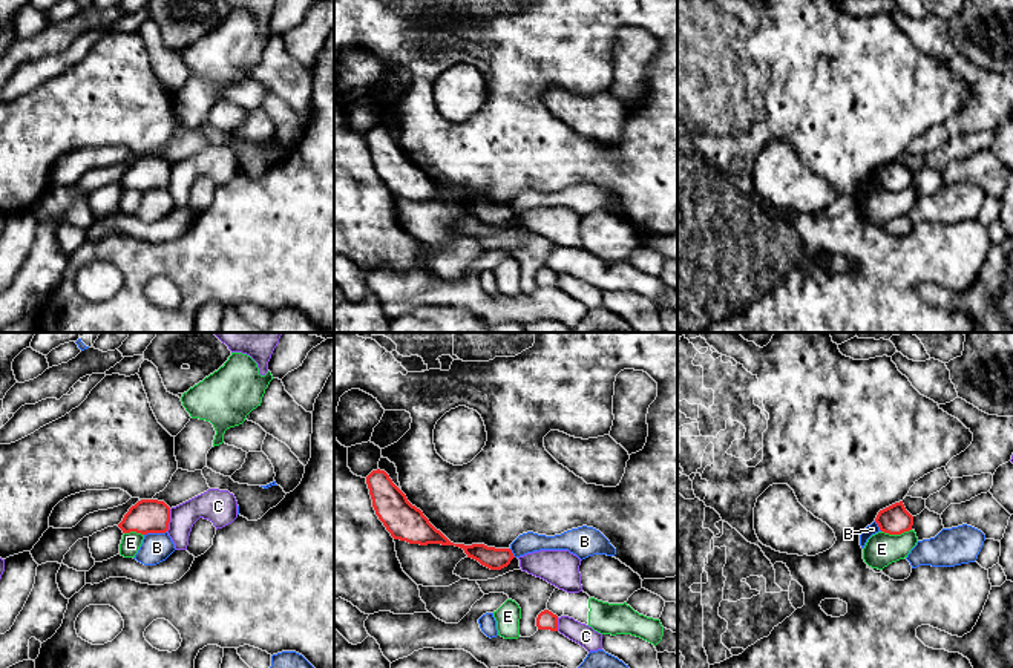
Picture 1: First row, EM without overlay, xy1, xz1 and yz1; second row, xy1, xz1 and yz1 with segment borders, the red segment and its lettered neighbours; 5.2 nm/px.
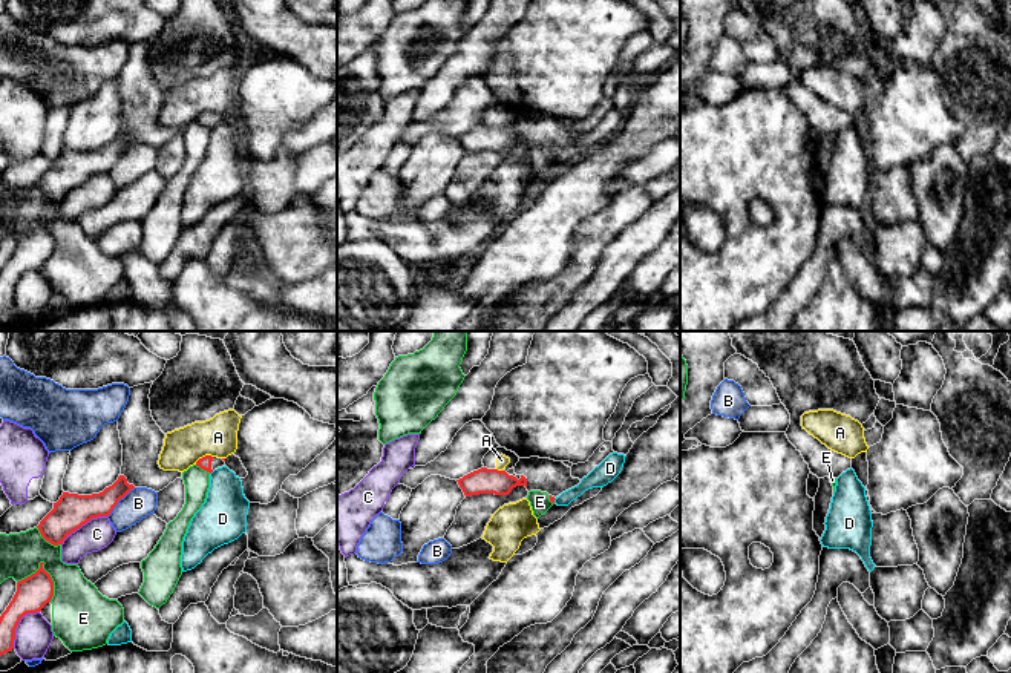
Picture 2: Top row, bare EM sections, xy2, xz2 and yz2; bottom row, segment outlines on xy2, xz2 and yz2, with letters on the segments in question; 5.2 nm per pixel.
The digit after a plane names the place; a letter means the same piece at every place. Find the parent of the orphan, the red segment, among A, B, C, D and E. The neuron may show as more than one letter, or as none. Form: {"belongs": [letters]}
{"belongs": ["B"]}

